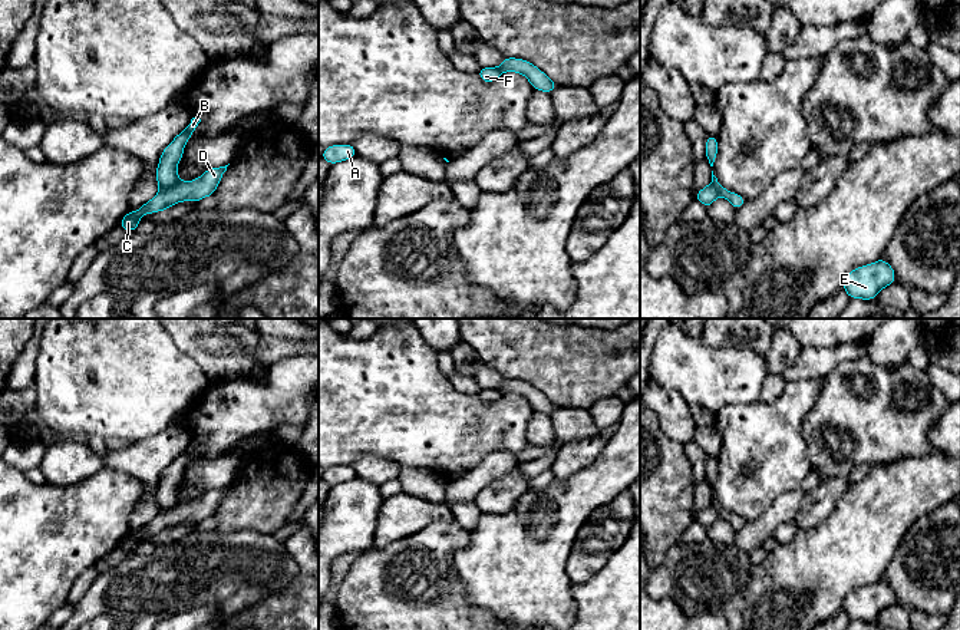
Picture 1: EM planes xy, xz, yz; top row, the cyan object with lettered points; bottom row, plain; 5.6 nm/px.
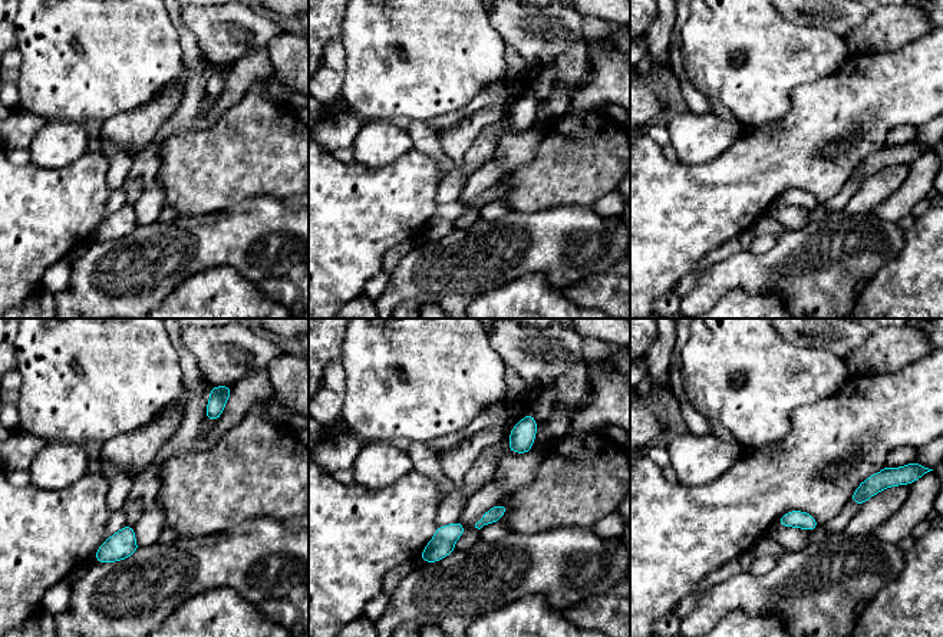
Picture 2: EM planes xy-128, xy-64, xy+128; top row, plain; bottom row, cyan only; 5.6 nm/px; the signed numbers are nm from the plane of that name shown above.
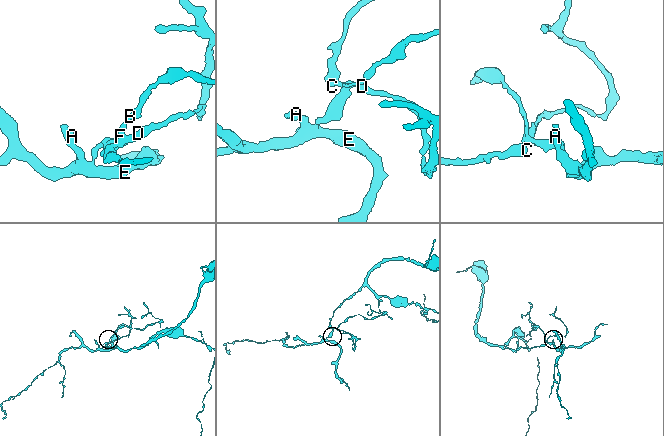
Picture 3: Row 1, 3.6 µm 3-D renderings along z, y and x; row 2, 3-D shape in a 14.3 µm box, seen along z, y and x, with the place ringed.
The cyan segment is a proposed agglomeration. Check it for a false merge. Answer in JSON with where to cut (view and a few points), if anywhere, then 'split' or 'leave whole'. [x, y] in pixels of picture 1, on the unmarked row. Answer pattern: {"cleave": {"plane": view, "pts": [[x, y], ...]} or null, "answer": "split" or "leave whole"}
{"cleave": {"plane": "xy", "pts": [[180, 502], [161, 513]]}, "answer": "split"}

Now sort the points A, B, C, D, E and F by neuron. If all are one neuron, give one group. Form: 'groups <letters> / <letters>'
groups A B E F / C D

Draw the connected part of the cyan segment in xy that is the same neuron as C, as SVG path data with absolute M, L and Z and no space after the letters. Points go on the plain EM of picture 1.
M227 488L211 489L204 492L194 502L179 502L174 509L159 512L152 521L145 524L139 531L129 532L119 544L122 550L133 554L141 544L143 535L154 535L171 530L182 522L198 524L205 518L214 517Z

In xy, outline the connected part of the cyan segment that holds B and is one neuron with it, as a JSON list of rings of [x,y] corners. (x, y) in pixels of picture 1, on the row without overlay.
[[[192,439],[191,445],[162,472],[155,495],[161,512],[171,511],[179,504],[177,488],[184,478],[185,465],[189,462],[199,443],[199,439]]]

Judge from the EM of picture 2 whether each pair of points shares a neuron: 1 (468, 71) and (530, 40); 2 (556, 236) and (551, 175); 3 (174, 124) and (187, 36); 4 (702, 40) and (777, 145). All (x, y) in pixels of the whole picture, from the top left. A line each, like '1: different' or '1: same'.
1: different
2: different
3: same
4: different

